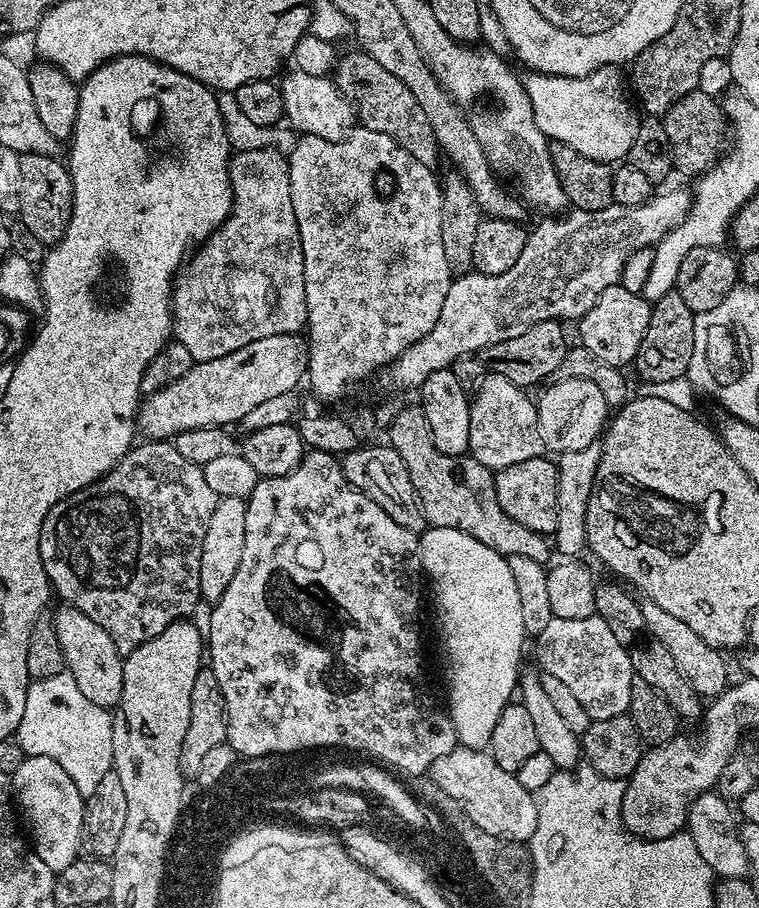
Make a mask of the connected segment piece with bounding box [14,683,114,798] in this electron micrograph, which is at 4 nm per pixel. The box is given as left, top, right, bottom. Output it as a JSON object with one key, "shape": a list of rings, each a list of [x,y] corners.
{"shape":[[[29,683],[26,710],[22,710],[22,722],[18,726],[14,738],[20,744],[20,749],[24,751],[25,756],[54,758],[54,762],[58,762],[58,766],[62,766],[62,770],[66,770],[66,774],[72,776],[74,786],[78,786],[80,793],[88,798],[95,797],[97,795],[96,787],[100,784],[100,776],[106,775],[107,772],[109,775],[114,768],[112,742],[106,742],[106,740],[112,740],[112,738],[106,738],[112,734],[102,734],[102,736],[98,736],[100,740],[94,740],[90,734],[80,732],[80,722],[76,728],[76,724],[72,724],[72,720],[62,720],[62,716],[58,712],[54,712],[54,704],[52,704],[52,710],[44,710],[42,708],[44,688],[50,690],[50,686],[36,688]]]}

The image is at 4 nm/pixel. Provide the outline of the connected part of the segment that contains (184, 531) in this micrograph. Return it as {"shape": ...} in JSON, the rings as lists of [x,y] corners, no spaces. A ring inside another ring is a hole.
{"shape":[[[144,442],[141,448],[136,446],[128,451],[103,478],[94,481],[90,486],[86,486],[74,494],[70,494],[62,502],[58,502],[52,507],[50,514],[46,514],[44,519],[40,538],[40,560],[50,578],[56,576],[56,556],[60,556],[62,563],[68,564],[68,573],[61,578],[60,584],[64,587],[65,594],[72,599],[69,601],[81,612],[85,612],[95,624],[102,626],[102,630],[106,630],[106,634],[110,634],[114,646],[120,653],[127,654],[134,651],[138,646],[142,646],[142,642],[150,642],[150,638],[158,638],[158,634],[162,634],[162,630],[166,630],[171,624],[191,617],[188,615],[195,610],[196,603],[201,603],[202,538],[206,538],[206,528],[210,518],[216,513],[217,503],[218,497],[206,483],[204,469],[201,465],[186,462],[186,458],[182,458],[182,454],[178,454],[178,450],[171,443]]]}

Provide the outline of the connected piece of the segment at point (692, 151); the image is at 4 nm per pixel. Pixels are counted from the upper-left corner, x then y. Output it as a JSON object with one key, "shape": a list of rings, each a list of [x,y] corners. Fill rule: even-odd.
{"shape":[[[699,89],[684,95],[664,113],[662,123],[669,139],[673,171],[679,175],[699,177],[716,162],[716,150],[720,146],[722,134],[726,132],[726,117],[719,101]]]}

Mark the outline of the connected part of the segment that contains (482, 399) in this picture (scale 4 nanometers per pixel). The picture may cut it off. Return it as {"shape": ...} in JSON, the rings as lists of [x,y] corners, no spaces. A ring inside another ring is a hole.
{"shape":[[[488,374],[481,382],[476,396],[474,392],[470,400],[472,409],[468,452],[471,459],[487,468],[499,470],[506,466],[514,466],[514,462],[526,462],[541,455],[542,440],[536,404],[528,395],[525,389],[519,388],[517,384],[511,384],[506,378]]]}

